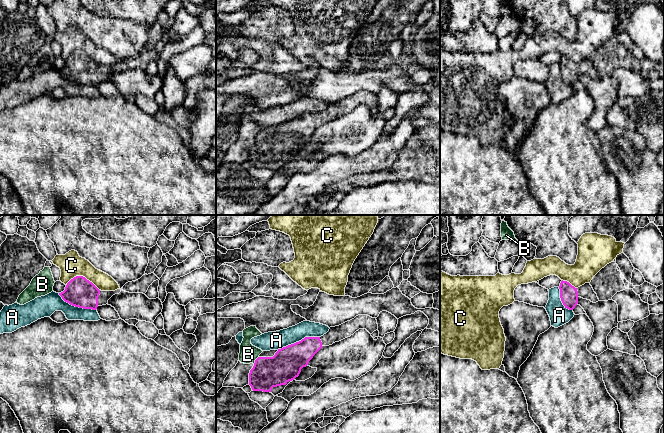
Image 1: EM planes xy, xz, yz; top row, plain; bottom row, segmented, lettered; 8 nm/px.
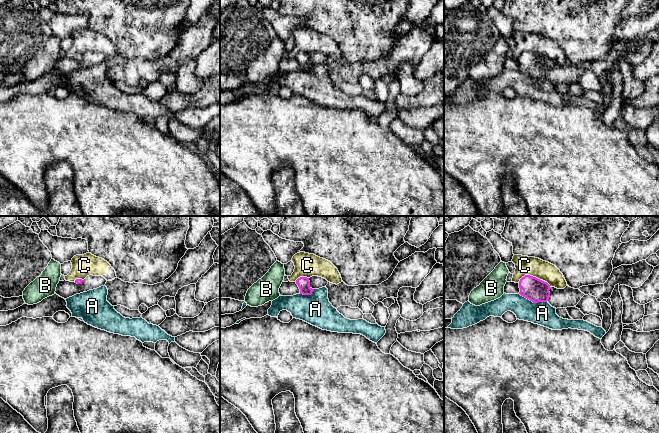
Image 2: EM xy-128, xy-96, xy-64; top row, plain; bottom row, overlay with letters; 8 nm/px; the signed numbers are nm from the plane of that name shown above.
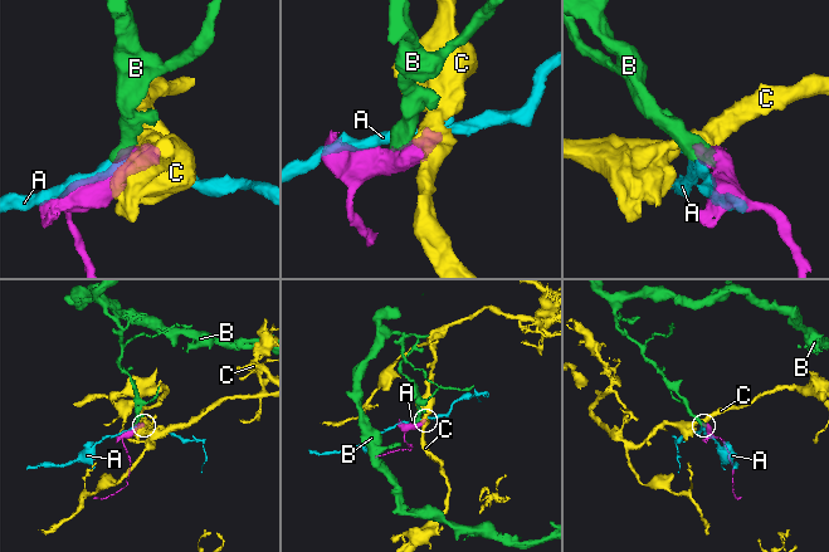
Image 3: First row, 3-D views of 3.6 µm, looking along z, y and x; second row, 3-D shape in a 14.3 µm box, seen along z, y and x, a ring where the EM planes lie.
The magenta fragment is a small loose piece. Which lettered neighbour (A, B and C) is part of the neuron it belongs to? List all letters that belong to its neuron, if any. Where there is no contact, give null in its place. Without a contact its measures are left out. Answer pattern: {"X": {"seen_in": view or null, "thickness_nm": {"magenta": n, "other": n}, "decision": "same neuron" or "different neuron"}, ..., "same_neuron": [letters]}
{"A": {"seen_in": "xz", "thickness_nm": {"magenta": 240, "other": 140}, "decision": "different neuron"}, "B": {"seen_in": "xz", "thickness_nm": {"magenta": 260, "other": 150}, "decision": "different neuron"}, "C": {"seen_in": "xy", "thickness_nm": {"magenta": 240, "other": 190}, "decision": "different neuron"}, "same_neuron": []}

